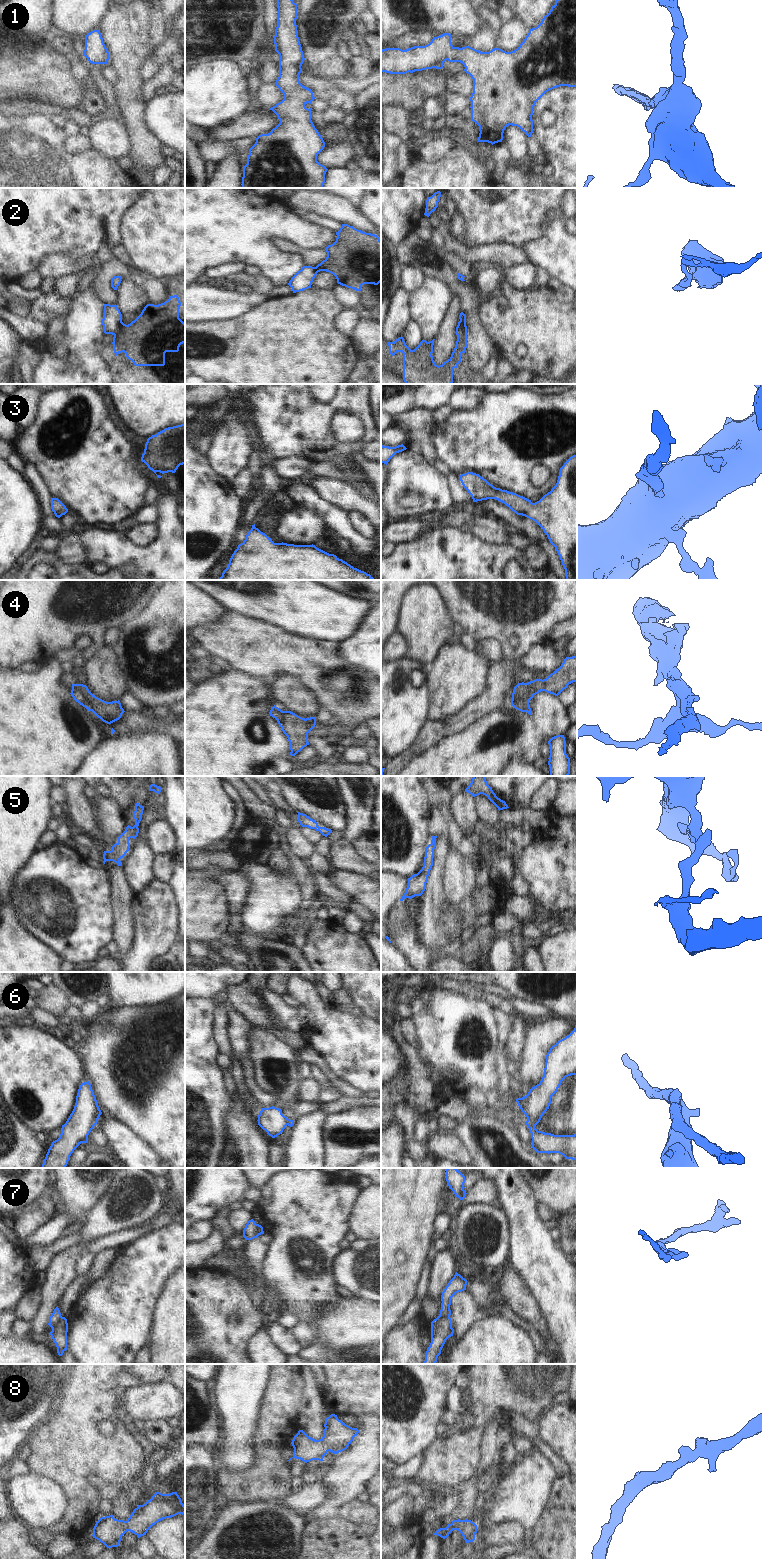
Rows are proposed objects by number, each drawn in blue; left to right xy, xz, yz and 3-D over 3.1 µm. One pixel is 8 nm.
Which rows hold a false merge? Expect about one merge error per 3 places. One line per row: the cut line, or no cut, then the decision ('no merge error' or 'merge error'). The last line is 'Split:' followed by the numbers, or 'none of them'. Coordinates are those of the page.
1: no cut; no merge error
2: cut in xy along (122, 322), (119, 330), (114, 335); merge error
3: no cut; no merge error
4: cut in xy along (72, 685), (83, 695), (88, 708); merge error
5: no cut; no merge error
6: cut in yz along (534, 1125), (528, 1127); merge error
7: cut in xy along (61, 1316), (50, 1334); merge error
8: no cut; no merge error
Split: 2, 4, 6, 7

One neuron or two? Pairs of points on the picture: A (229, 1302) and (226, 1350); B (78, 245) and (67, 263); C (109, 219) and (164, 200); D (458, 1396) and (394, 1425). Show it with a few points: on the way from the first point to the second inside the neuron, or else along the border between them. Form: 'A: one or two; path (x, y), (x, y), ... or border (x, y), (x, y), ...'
A: one; path (224, 1314), (224, 1338)
B: two; border (49, 253), (65, 252), (74, 258), (93, 256)
C: two; border (138, 198), (124, 212), (121, 218), (120, 238)
D: two; border (454, 1385), (447, 1395), (446, 1408)

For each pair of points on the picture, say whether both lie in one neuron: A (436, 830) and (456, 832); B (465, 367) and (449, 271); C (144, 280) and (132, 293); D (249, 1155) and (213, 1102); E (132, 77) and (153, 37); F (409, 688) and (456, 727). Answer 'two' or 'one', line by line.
A: two
B: two
C: two
D: two
E: two
F: two

